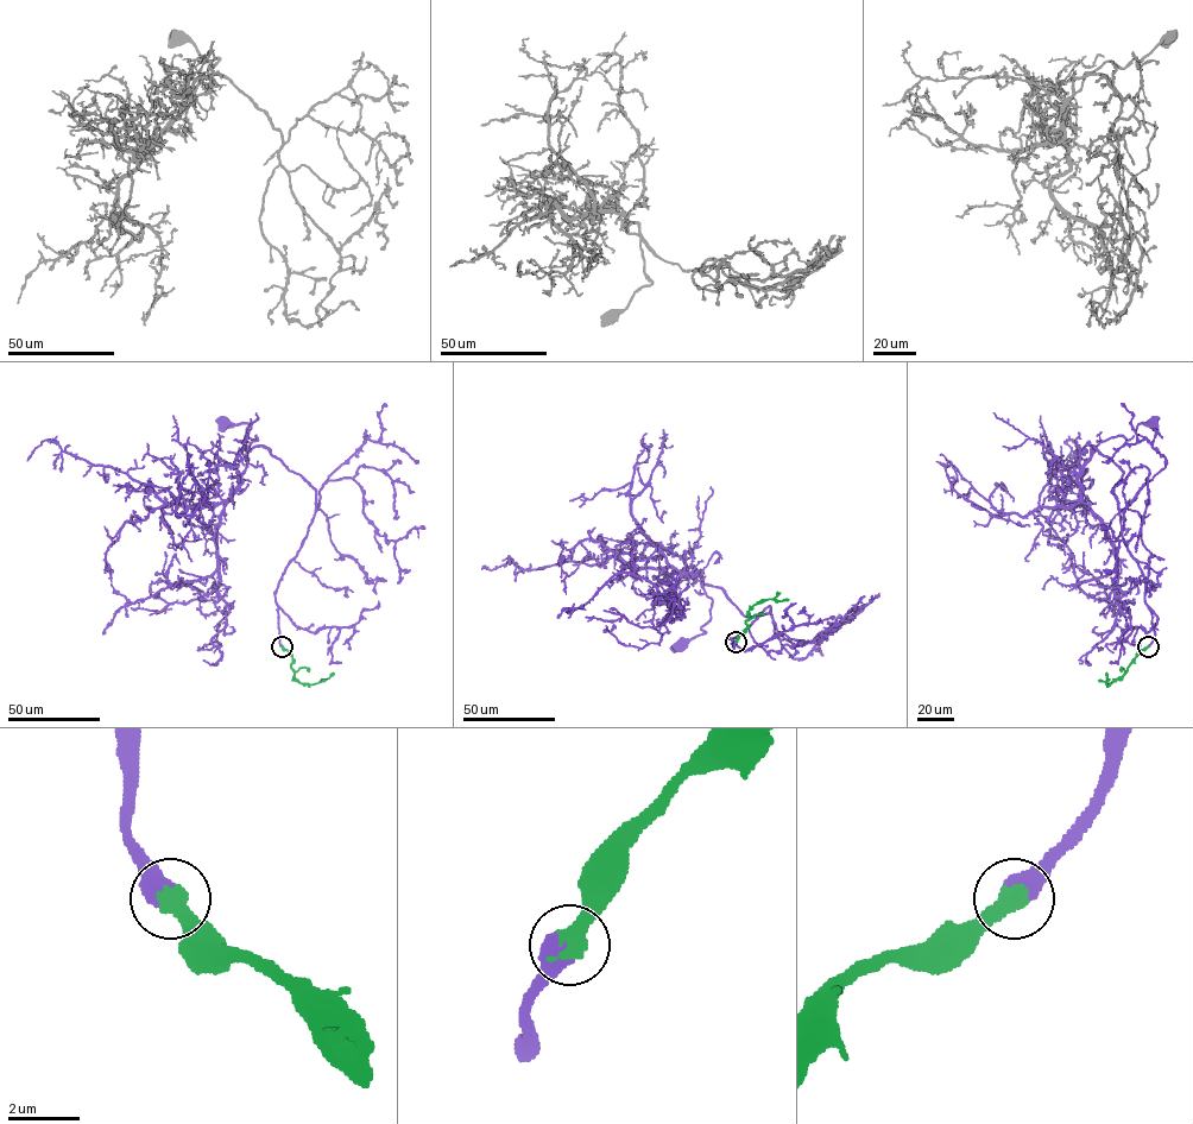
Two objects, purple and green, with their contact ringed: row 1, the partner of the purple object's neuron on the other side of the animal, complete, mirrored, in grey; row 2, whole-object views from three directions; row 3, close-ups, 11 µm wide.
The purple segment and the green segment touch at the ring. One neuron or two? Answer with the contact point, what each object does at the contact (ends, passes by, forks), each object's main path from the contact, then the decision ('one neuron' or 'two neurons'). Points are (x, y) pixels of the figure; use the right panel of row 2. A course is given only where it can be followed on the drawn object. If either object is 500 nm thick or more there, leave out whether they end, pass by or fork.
place (1148, 646); course purple (1148, 646), (1154, 631), (1144, 579), (1122, 536), (1112, 490), (1123, 471), (1091, 452), (1155, 422); course green (1148, 646), (1142, 649), (1122, 676), (1108, 684), (1106, 673); one neuron

